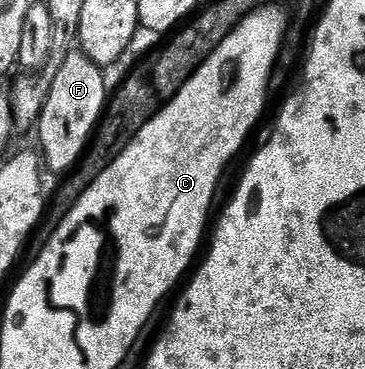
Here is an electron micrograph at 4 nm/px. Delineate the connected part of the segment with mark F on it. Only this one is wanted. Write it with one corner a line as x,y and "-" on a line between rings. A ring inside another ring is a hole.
71,50
64,58
60,70
56,70
56,78
52,78
50,93
44,102
44,110
38,115
36,125
38,140
42,143
43,154
46,155
46,162
44,158
44,164
47,169
50,167
54,172
66,174
82,159
94,135
94,130
98,127
98,121
102,118
102,112
106,108
106,101
108,99
106,75
107,73
99,68
96,62
89,60
80,50

